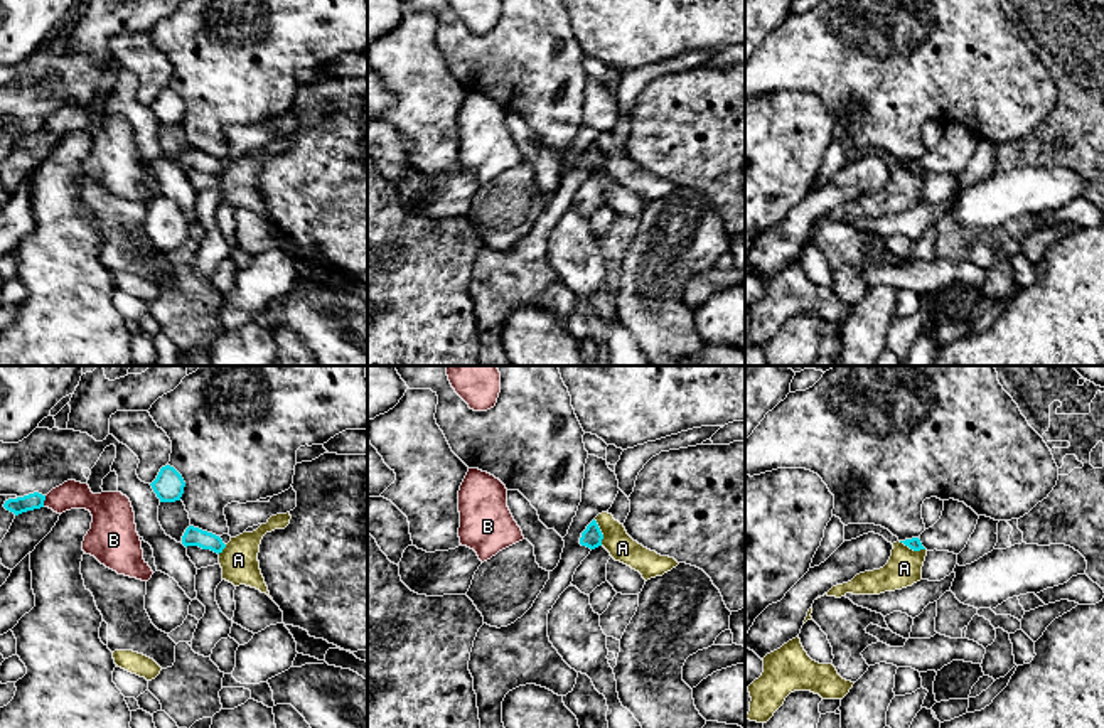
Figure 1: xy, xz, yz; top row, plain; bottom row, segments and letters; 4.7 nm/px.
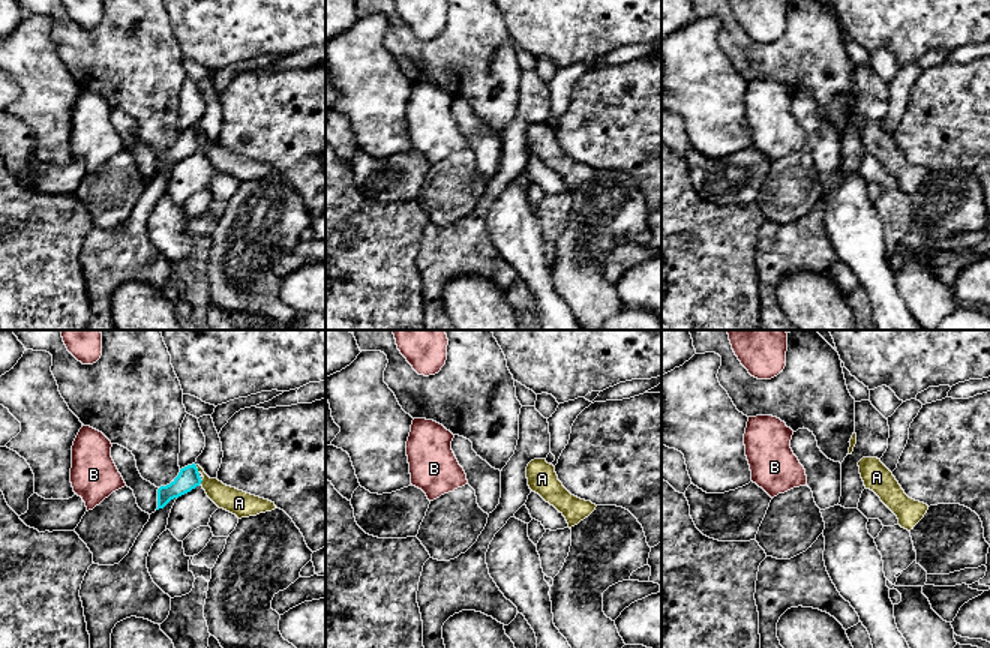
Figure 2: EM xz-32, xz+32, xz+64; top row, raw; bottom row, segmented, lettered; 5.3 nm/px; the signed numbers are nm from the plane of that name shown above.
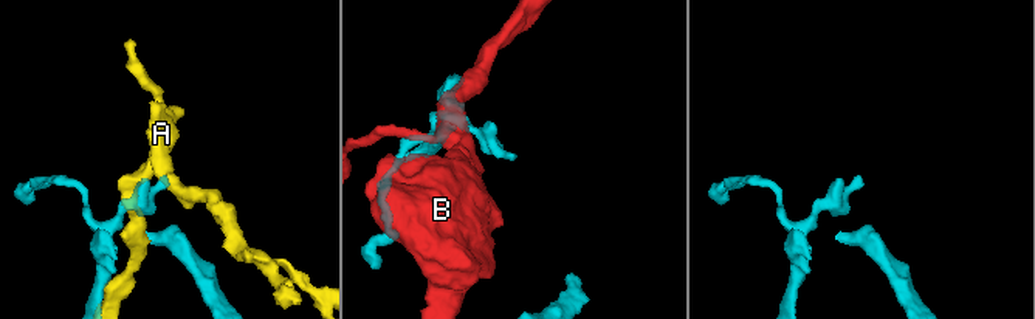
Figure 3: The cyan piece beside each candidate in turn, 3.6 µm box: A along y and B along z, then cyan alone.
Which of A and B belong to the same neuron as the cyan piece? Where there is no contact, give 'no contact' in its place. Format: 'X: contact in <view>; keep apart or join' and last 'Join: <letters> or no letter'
A: contact in xz; keep apart
B: contact in xy; keep apart
Join: no letter

